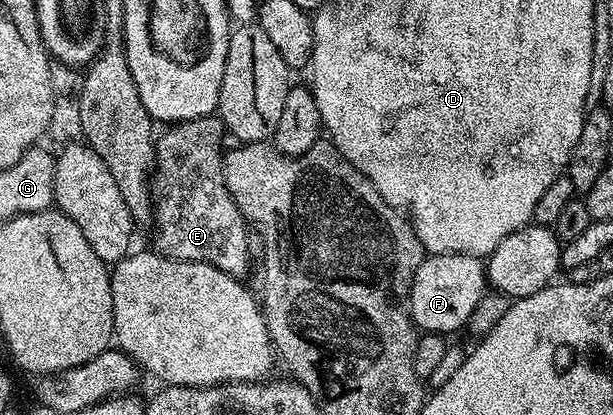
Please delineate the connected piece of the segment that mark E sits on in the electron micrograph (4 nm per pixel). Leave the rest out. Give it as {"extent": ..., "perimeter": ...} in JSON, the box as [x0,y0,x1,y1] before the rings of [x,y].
{"extent":[153,116,251,278],"perimeter":[[[218,116],[198,117],[192,121],[172,124],[164,133],[158,134],[155,143],[155,172],[153,174],[153,226],[155,225],[154,248],[164,257],[178,261],[209,263],[229,275],[246,278],[251,265],[251,245],[247,242],[248,222],[235,206],[223,181],[223,155],[225,126]]]}

